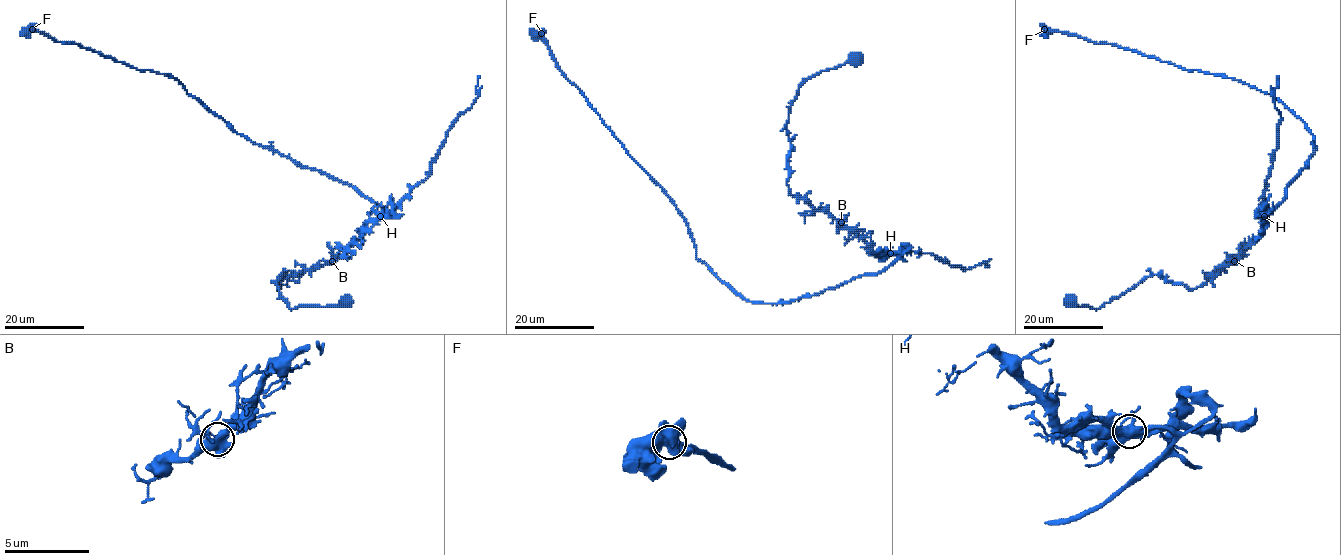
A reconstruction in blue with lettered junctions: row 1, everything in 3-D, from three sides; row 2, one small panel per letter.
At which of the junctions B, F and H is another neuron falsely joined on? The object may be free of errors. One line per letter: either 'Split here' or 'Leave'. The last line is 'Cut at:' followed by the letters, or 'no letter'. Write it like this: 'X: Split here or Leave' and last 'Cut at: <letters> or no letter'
B: Leave
F: Leave
H: Split here
Cut at: H

